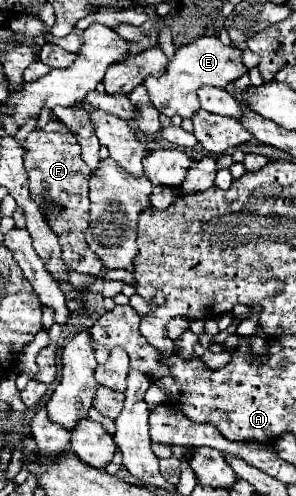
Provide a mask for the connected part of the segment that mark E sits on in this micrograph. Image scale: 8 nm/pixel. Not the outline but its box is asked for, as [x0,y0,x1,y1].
[143,36,245,118]

